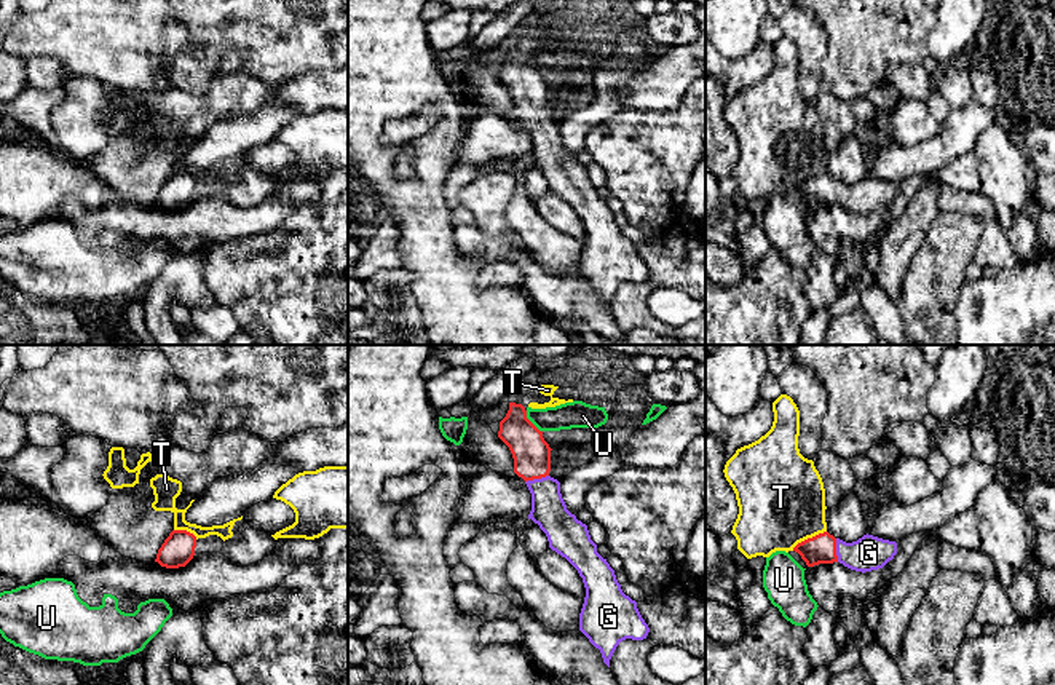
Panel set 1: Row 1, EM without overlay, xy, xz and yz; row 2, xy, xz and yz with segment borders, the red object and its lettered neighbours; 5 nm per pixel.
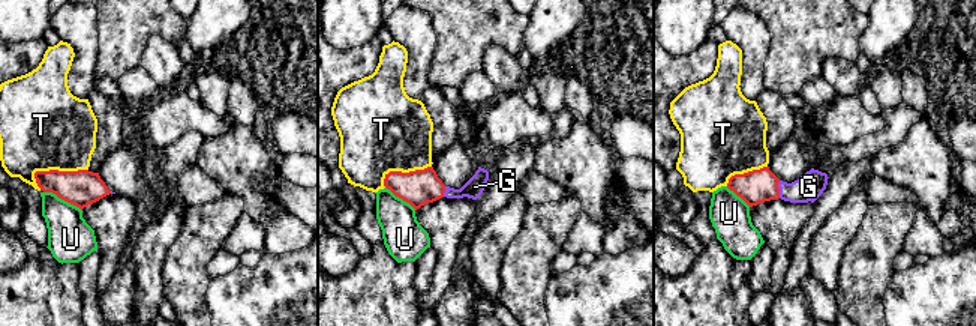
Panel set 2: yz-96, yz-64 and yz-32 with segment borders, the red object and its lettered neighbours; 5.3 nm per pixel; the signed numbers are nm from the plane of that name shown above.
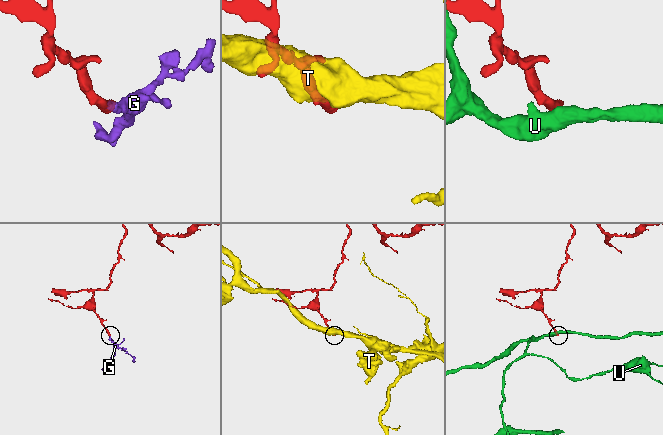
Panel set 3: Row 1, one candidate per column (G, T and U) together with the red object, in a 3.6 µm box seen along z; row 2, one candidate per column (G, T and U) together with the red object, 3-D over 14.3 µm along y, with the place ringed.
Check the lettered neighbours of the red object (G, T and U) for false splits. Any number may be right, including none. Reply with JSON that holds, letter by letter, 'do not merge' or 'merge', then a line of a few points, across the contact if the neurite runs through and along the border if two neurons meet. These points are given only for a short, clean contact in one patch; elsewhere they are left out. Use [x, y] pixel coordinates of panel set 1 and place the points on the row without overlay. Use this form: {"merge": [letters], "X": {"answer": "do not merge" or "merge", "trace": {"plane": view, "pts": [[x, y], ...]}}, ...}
{"merge": ["G"], "G": {"answer": "merge", "trace": {"plane": "xz", "pts": [[532, 96], [537, 120], [545, 131], [549, 154]]}}, "T": {"answer": "do not merge"}, "U": {"answer": "do not merge", "trace": {"plane": "xz", "pts": [[525, 53], [525, 58], [541, 74]]}}}

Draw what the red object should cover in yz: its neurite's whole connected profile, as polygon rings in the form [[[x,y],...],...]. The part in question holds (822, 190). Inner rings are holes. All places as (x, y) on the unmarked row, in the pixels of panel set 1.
[[[828,174],[819,176],[793,190],[808,209],[840,204],[855,214],[883,211],[897,196],[897,185],[873,177],[846,185]]]

